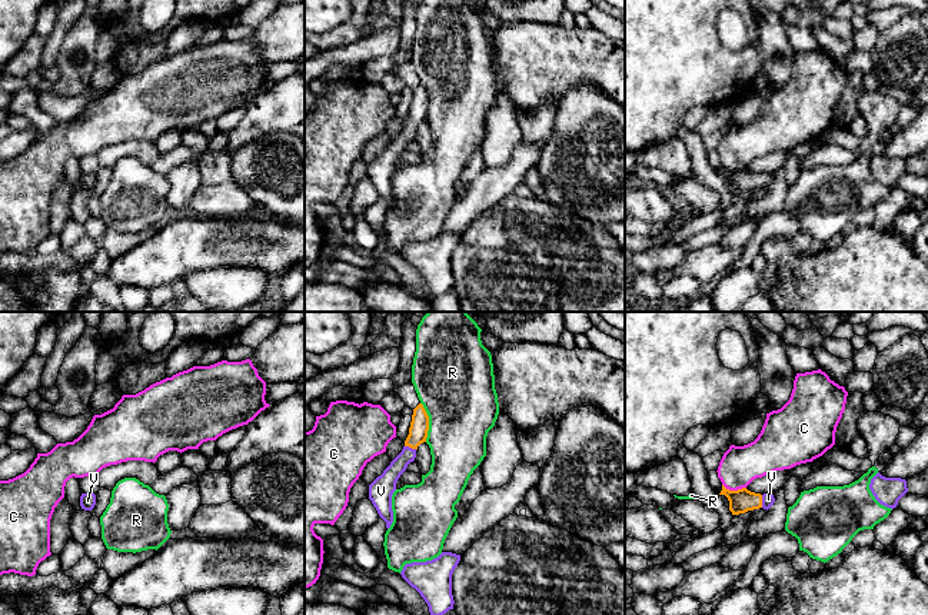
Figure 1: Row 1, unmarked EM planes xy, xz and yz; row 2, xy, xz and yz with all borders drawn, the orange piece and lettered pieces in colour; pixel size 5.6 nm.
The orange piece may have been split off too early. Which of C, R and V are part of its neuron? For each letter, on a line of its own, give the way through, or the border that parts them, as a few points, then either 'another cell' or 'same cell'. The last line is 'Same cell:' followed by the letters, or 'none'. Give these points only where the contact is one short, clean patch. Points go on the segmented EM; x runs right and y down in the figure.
C: border yz (722, 484), (729, 489), (745, 488); another cell
R: another cell
V: way yz (741, 501), (761, 501), (768, 499); same cell
Same cell: V

